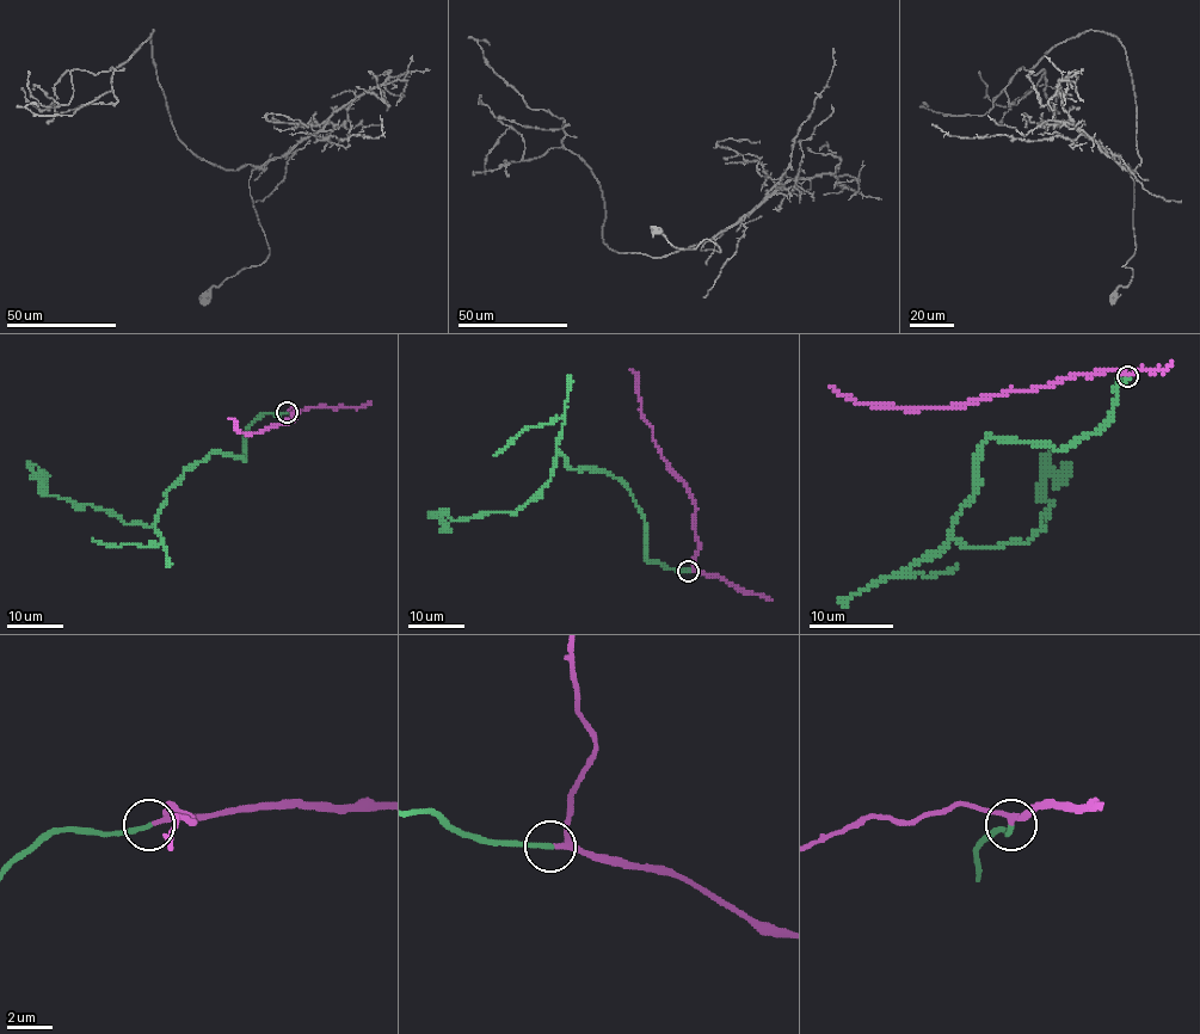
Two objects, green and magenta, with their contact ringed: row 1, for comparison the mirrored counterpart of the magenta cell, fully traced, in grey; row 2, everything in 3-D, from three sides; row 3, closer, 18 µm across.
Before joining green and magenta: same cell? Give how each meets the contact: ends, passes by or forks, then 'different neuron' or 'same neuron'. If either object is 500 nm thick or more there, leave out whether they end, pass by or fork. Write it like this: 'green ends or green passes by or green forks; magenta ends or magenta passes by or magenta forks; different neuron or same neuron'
green ends; magenta passes by; same neuron

